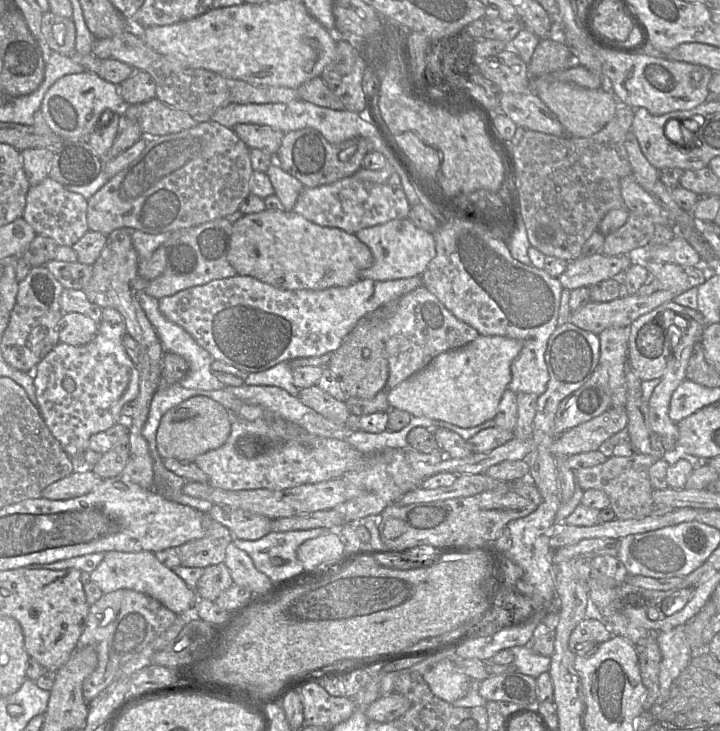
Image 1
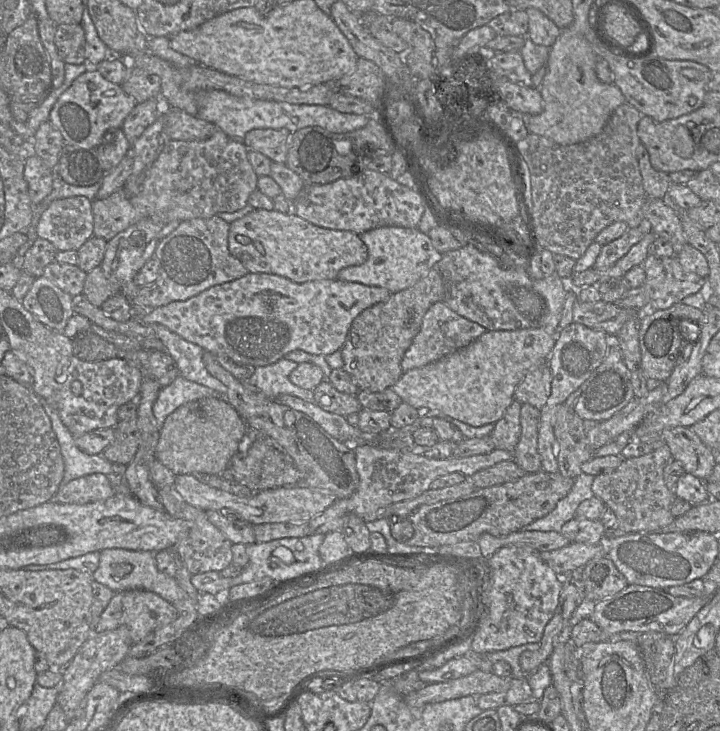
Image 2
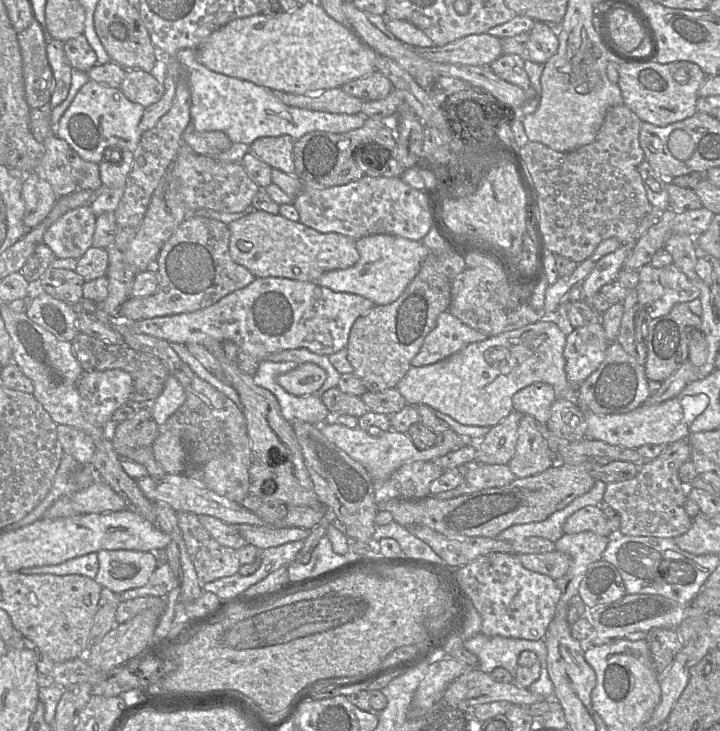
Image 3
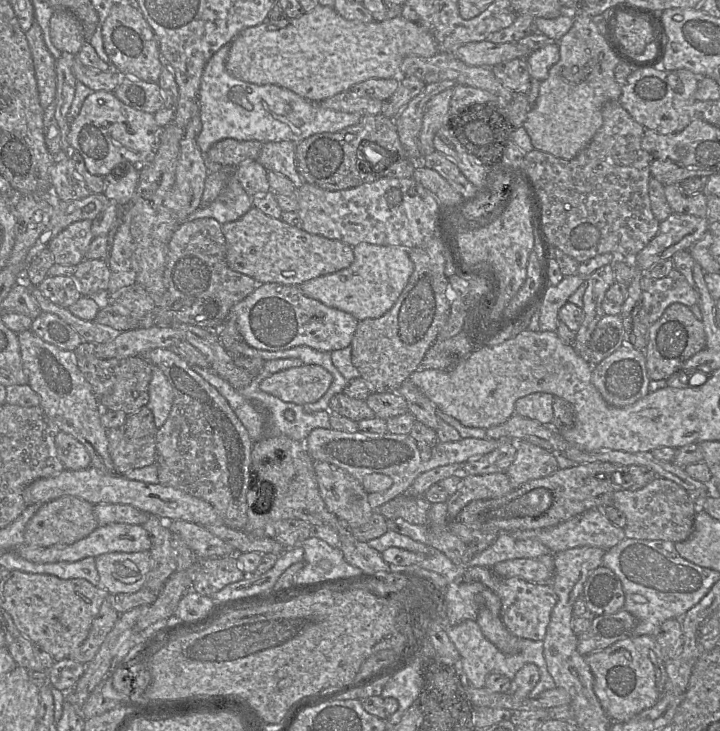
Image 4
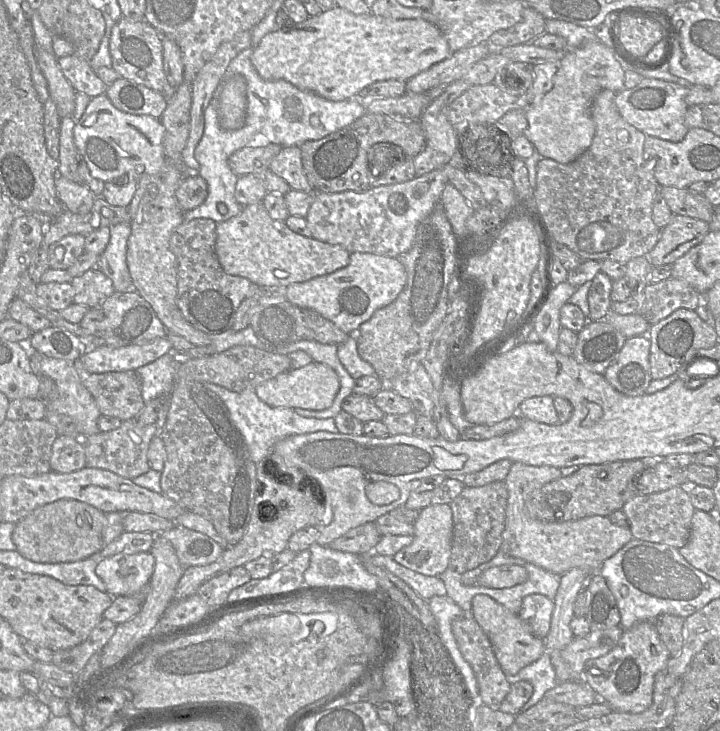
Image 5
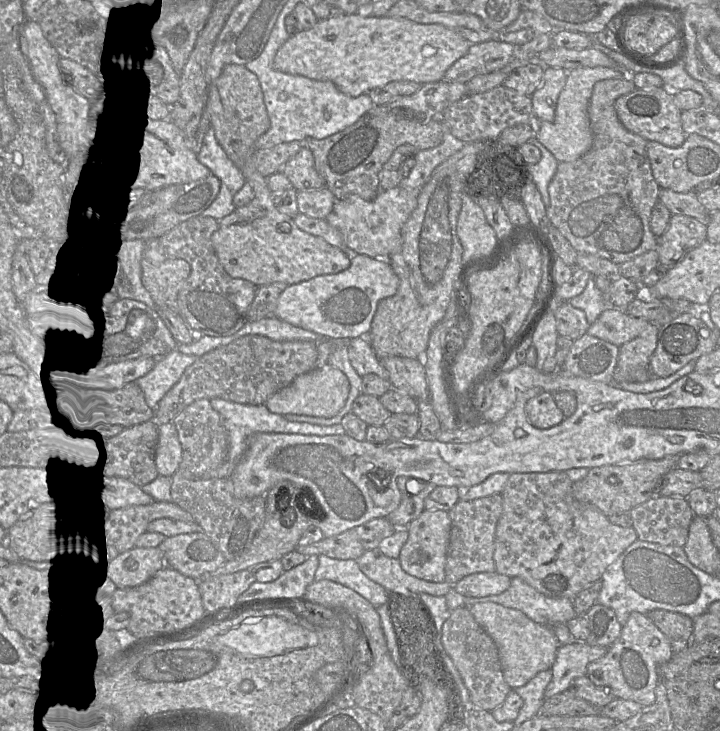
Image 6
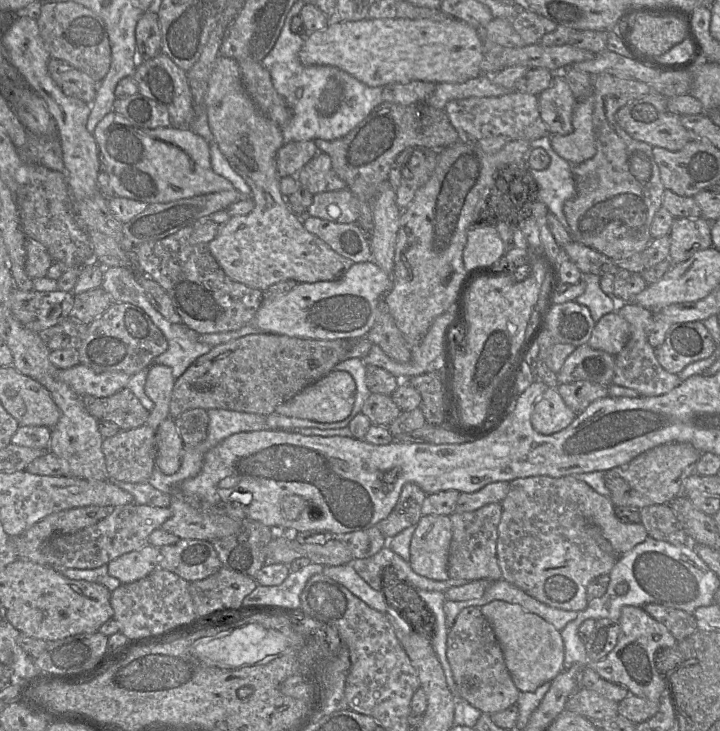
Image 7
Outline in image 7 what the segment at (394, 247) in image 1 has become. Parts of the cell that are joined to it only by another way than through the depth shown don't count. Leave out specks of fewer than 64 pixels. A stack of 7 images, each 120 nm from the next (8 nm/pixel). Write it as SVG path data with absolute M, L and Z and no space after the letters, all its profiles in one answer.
M372 260L353 263L346 274L339 280L299 283L286 294L275 297L273 300L262 300L252 323L262 330L263 333L303 339L336 340L366 337L374 325L377 309L384 295L391 288L392 277Z

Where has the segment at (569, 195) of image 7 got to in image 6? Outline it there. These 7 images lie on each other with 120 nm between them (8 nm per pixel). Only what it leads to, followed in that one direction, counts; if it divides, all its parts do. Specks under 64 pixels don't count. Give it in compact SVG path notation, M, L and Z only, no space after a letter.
M535 137L527 142L536 146L541 153L540 161L536 164L527 164L526 168L547 208L550 204L548 186L555 175L559 162Z

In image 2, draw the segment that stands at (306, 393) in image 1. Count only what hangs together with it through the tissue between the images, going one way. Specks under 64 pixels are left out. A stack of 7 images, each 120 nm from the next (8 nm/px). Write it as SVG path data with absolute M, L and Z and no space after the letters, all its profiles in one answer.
M328 380L315 387L313 394L314 404L330 413L346 417L363 409L356 395L339 392Z

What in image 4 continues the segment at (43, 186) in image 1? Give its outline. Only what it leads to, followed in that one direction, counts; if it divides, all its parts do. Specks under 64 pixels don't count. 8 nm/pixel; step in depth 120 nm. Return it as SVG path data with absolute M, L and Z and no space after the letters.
M76 221L66 227L48 244L54 263L77 266L85 259L85 254L93 240L92 221Z

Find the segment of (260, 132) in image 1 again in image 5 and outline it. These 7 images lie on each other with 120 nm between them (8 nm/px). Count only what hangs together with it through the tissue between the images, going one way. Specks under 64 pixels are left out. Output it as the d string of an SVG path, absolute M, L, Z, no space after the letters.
M298 146L283 147L271 161L269 171L283 178L291 189L305 193L314 192L305 175L301 149Z

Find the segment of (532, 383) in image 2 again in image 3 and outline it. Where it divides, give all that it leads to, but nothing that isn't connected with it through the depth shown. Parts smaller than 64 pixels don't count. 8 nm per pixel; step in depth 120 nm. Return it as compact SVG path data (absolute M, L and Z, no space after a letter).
M536 382L514 394L513 407L522 415L533 416L539 424L546 424L556 399L557 394L552 385Z

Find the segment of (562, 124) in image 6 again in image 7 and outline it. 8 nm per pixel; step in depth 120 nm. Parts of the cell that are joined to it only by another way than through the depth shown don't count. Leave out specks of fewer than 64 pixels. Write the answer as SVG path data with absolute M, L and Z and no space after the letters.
M593 94L579 100L572 115L573 131L567 135L549 134L553 150L572 164L591 159L596 154L595 134L592 124Z

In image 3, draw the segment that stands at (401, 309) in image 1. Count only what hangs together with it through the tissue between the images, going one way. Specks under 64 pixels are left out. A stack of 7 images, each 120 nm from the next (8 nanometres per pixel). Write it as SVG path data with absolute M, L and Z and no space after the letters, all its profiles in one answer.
M449 310L444 311L438 316L435 328L425 337L419 352L411 360L411 366L434 364L487 337L464 324Z

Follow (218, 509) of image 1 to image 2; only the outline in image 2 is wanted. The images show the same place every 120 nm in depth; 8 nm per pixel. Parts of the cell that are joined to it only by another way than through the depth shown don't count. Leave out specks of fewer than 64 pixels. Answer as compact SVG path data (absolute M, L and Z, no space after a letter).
M207 510L208 520L218 528L233 544L256 543L251 523L240 519L235 514L226 514L218 510Z

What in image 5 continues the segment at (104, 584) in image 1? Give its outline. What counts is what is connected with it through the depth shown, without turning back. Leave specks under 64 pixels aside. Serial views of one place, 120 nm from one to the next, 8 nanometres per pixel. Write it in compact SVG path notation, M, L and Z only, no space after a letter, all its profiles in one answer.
M150 552L136 554L116 554L99 559L95 569L96 575L106 586L106 592L112 597L132 596L147 586L153 574L155 558Z

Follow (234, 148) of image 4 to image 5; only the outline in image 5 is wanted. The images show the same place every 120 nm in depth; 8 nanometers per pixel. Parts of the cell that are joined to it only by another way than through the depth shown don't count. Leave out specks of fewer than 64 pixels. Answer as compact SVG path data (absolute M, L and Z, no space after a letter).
M277 144L241 148L229 157L229 166L238 176L255 174L263 177L264 173L269 171L271 161L282 148Z

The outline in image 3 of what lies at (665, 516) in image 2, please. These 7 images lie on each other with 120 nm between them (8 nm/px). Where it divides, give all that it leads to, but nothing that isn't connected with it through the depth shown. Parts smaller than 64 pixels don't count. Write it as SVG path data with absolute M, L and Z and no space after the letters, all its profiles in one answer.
M679 440L664 446L662 453L656 458L646 461L639 473L629 480L606 484L603 502L618 511L621 515L620 532L626 536L653 536L675 538L686 533L692 524L692 518L686 513L684 503L687 498L687 486L678 475L680 466L690 460L692 447L686 440Z

